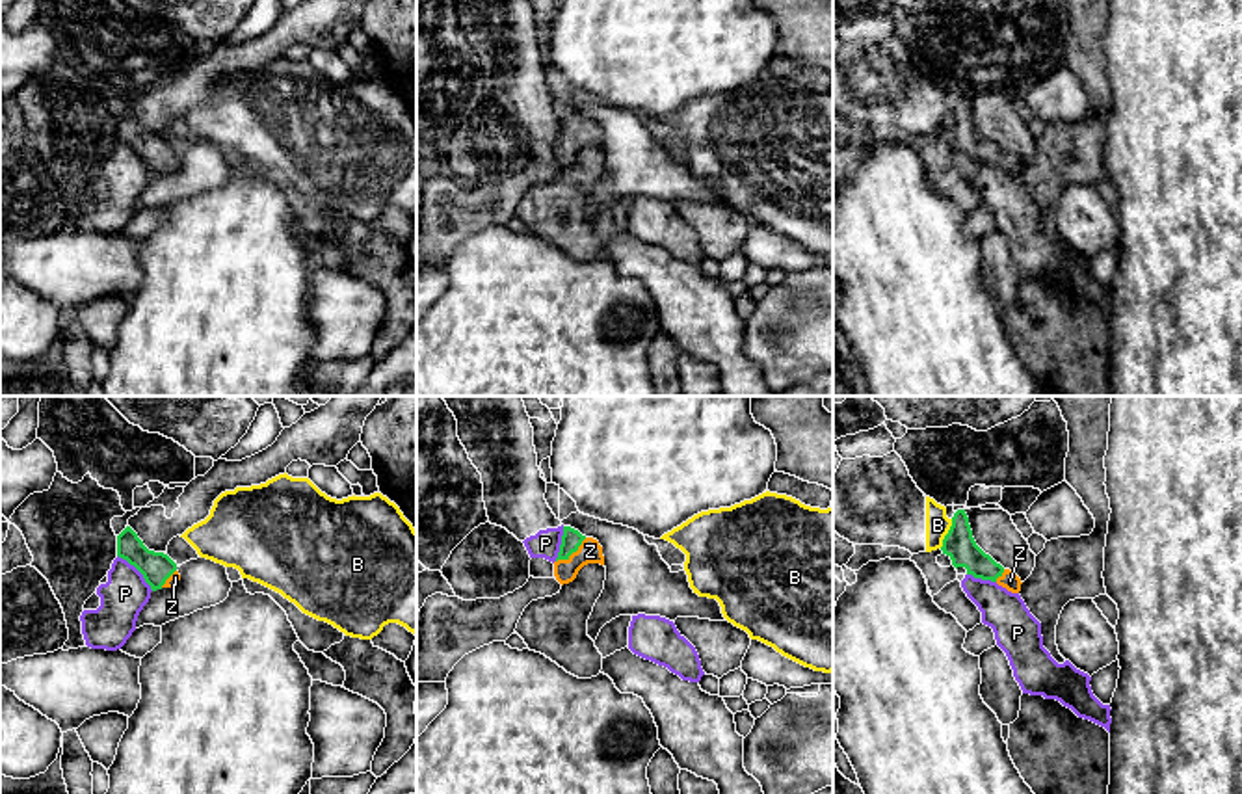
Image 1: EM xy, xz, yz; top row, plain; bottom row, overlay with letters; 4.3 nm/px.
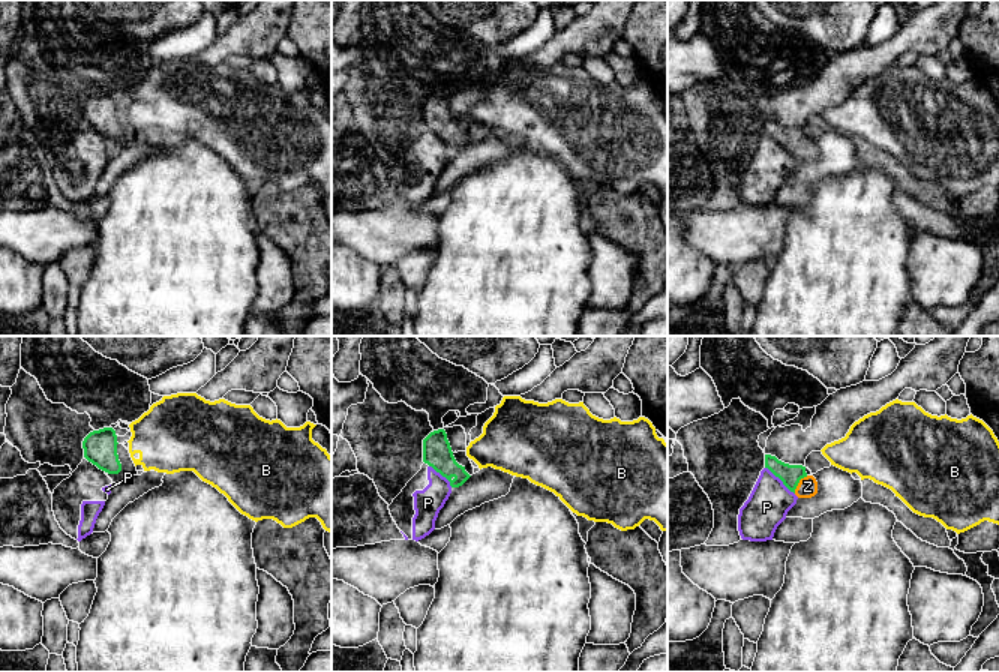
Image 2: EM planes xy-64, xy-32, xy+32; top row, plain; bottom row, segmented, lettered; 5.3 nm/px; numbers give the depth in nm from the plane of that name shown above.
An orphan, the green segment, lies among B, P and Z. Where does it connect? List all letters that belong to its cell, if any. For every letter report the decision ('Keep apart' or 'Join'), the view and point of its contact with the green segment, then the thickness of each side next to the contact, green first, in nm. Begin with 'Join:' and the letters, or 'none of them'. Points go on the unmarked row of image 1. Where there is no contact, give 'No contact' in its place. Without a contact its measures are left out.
Join: Z
B: Keep apart. Touches green at yz (947, 118). Thickness 140 nm (green) against 110 nm
P: Keep apart. Touches green at xy (138, 153). Thickness 140 nm (green) against 200 nm
Z: Join. Touches green at xz (571, 136). Thickness 90 nm (green) against 100 nm

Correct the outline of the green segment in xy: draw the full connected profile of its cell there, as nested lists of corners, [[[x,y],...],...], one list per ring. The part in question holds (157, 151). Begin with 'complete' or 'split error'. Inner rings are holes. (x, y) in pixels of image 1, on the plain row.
split error | [[[130,110],[117,119],[117,139],[134,149],[152,175],[175,171],[180,164],[177,147],[164,136],[149,134]]]

